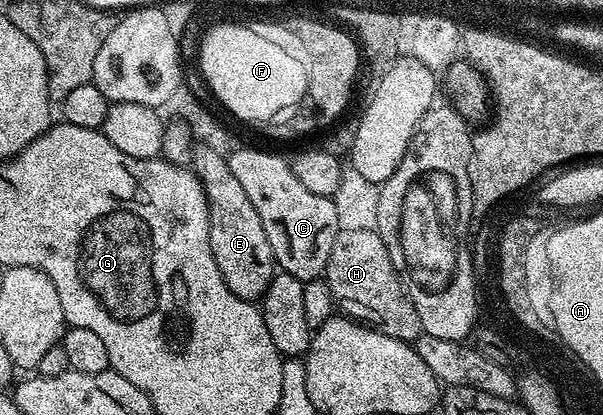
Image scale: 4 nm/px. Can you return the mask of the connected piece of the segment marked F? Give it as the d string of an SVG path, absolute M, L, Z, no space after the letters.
M219 23L208 29L199 47L199 67L212 93L247 123L271 121L293 109L304 87L303 70L291 51L239 23Z

